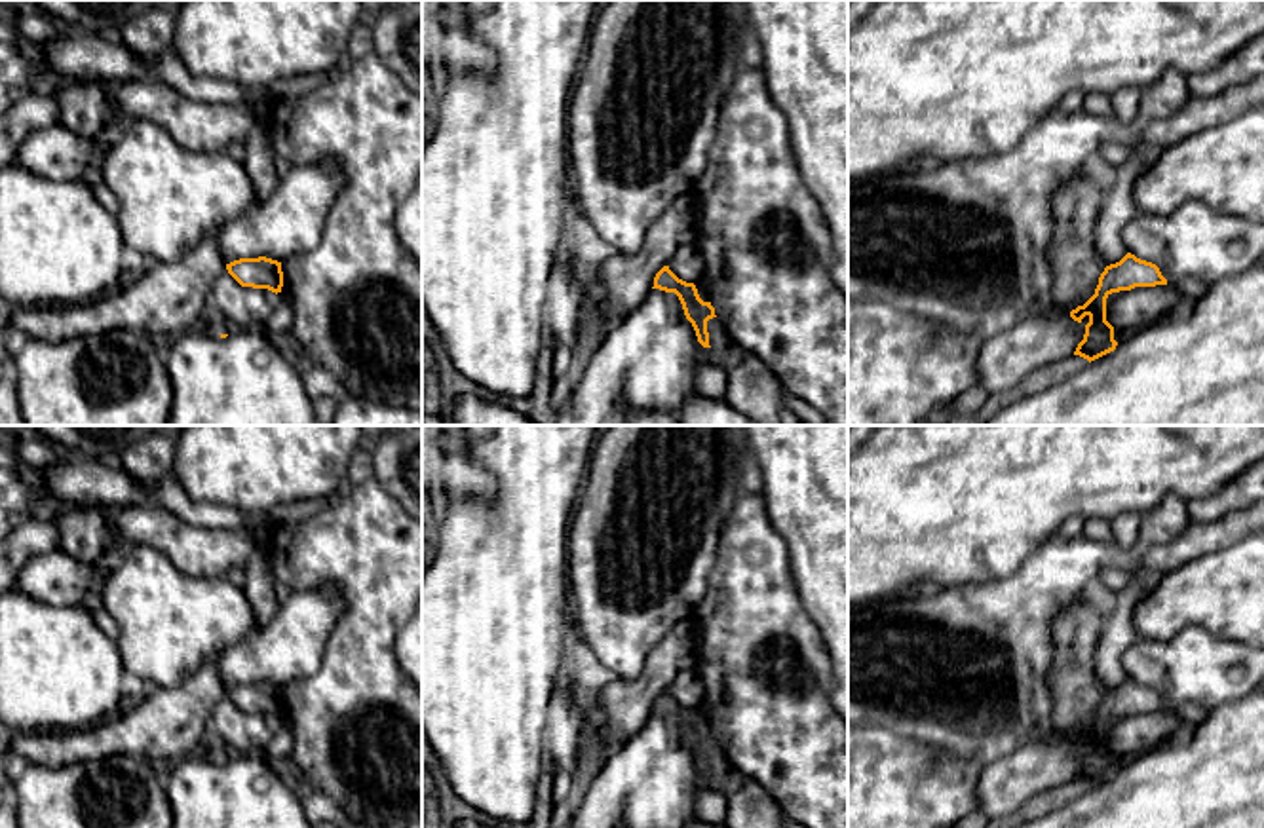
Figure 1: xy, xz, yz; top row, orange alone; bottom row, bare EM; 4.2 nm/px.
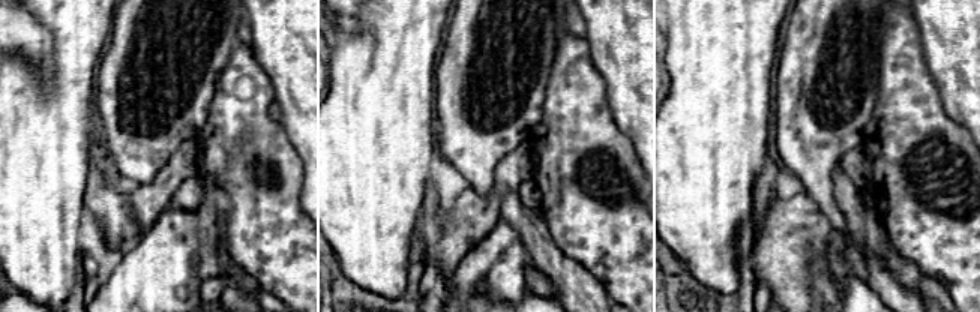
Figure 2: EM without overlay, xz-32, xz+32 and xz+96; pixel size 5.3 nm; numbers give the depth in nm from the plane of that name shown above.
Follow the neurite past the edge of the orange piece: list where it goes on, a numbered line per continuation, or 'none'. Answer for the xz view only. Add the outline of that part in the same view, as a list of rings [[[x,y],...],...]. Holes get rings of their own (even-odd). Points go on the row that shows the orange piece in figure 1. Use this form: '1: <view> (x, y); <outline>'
1: xz (753, 390); [[[718,317],[707,321],[717,367],[728,378],[724,401],[758,425],[804,425],[779,378],[751,351],[734,344]]]

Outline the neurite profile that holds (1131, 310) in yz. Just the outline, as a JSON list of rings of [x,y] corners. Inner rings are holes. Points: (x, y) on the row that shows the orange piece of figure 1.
[[[1177,285],[1135,287],[1106,298],[1106,321],[1133,334],[1165,315],[1180,311]]]

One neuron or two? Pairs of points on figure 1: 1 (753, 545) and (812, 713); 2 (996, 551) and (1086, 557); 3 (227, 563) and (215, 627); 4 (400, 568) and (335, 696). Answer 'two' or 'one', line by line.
1: one
2: two
3: two
4: one

